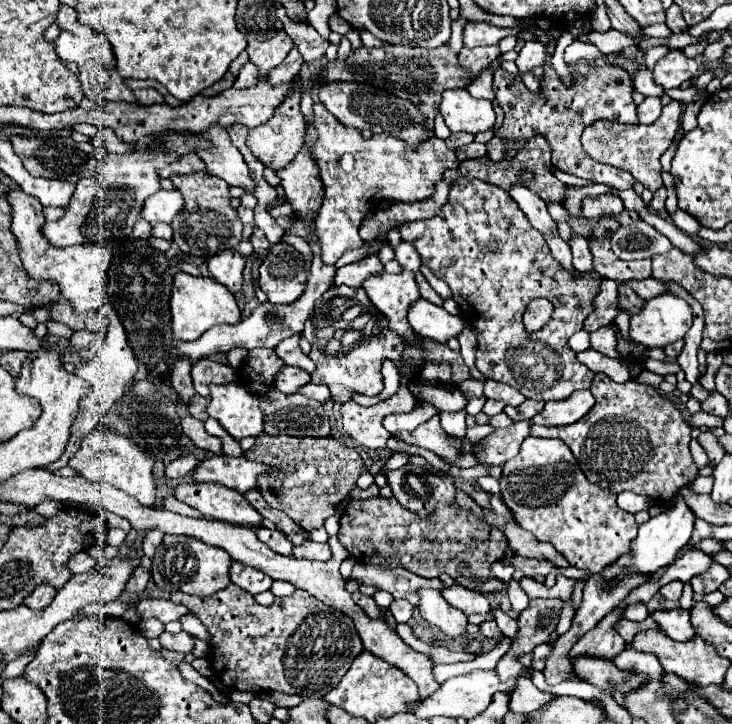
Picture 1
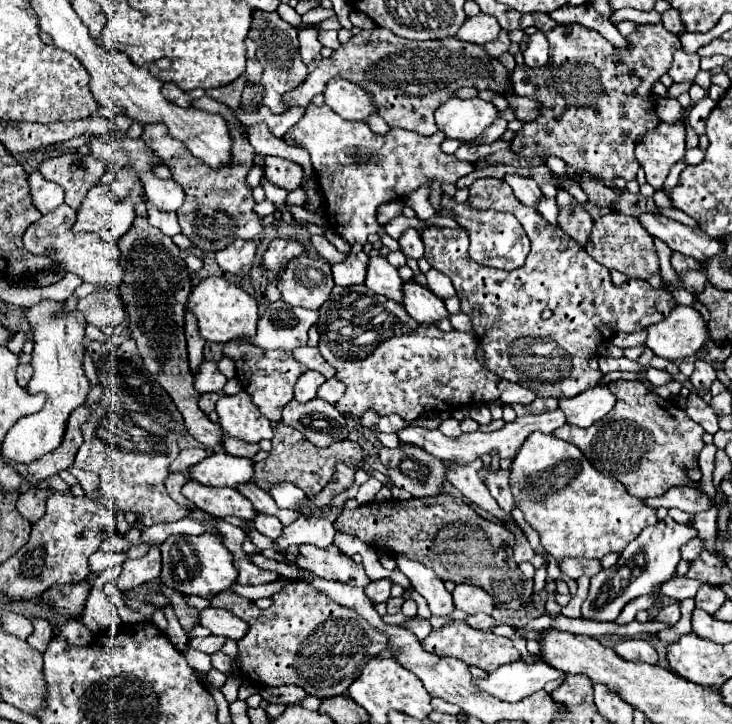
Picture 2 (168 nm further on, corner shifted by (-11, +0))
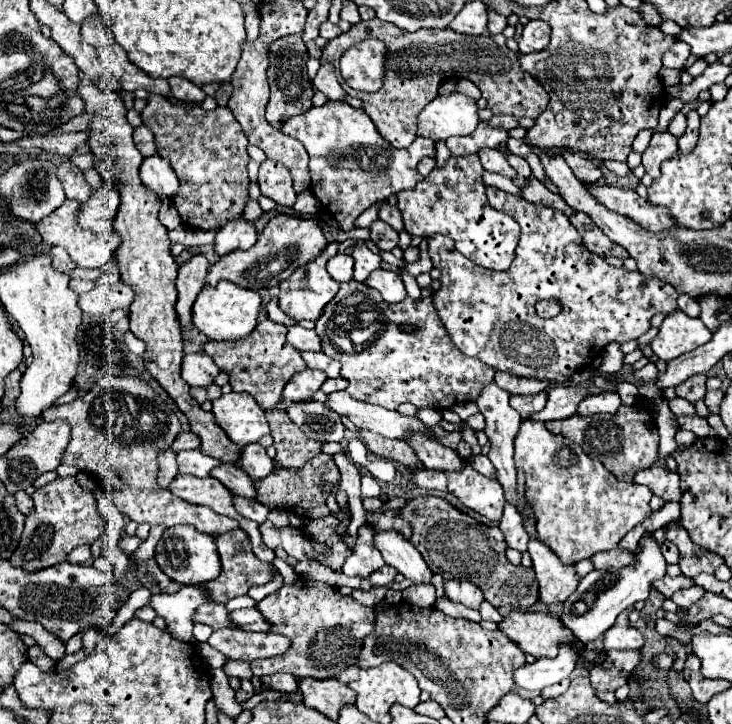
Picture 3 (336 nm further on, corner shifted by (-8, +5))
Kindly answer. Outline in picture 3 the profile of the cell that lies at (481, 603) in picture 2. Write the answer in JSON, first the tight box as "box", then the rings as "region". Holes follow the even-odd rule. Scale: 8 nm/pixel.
{"box":[445,580,483,610],"region":[[[449,580],[445,582],[445,594],[453,602],[461,602],[473,610],[479,610],[483,602],[483,592],[469,580]]]}

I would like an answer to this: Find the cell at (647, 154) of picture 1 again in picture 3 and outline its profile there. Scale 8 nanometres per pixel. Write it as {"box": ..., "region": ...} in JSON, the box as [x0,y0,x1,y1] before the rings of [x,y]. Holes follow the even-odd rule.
{"box":[643,132,677,178],"region":[[[655,132],[643,156],[643,166],[651,178],[661,174],[661,164],[669,160],[669,156],[677,154],[677,136],[669,132]]]}

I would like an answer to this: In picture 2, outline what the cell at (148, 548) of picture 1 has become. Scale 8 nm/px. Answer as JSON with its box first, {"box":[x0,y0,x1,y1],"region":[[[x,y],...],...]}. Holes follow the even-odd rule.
{"box":[99,533,130,553],"region":[[[116,533],[112,535],[112,537],[108,537],[102,541],[99,549],[103,551],[114,551],[120,553],[123,551],[128,551],[128,546],[130,546],[130,544],[128,544],[125,538]]]}

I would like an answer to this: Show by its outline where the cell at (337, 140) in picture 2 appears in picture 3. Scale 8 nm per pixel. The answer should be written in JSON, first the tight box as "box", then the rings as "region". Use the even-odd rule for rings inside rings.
{"box":[281,102,435,232],"region":[[[327,102],[321,108],[309,108],[309,112],[301,116],[293,116],[285,120],[281,126],[281,132],[287,136],[297,138],[309,152],[309,172],[311,172],[311,192],[321,202],[321,206],[331,214],[333,220],[339,222],[339,226],[349,232],[355,228],[355,220],[361,212],[365,212],[371,204],[389,198],[391,194],[397,194],[407,188],[415,188],[415,184],[421,180],[421,174],[417,172],[417,164],[421,158],[429,156],[435,158],[435,144],[431,140],[425,140],[421,136],[415,138],[415,142],[409,148],[397,150],[385,138],[377,132],[375,124],[363,110],[355,110],[345,102]]]}

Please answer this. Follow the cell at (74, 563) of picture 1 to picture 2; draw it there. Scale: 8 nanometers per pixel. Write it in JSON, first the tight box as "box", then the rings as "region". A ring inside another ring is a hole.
{"box":[90,551,126,573],"region":[[[96,551],[90,557],[90,569],[94,573],[102,573],[108,567],[116,565],[116,563],[124,563],[126,561],[126,553],[114,553],[114,551]]]}

